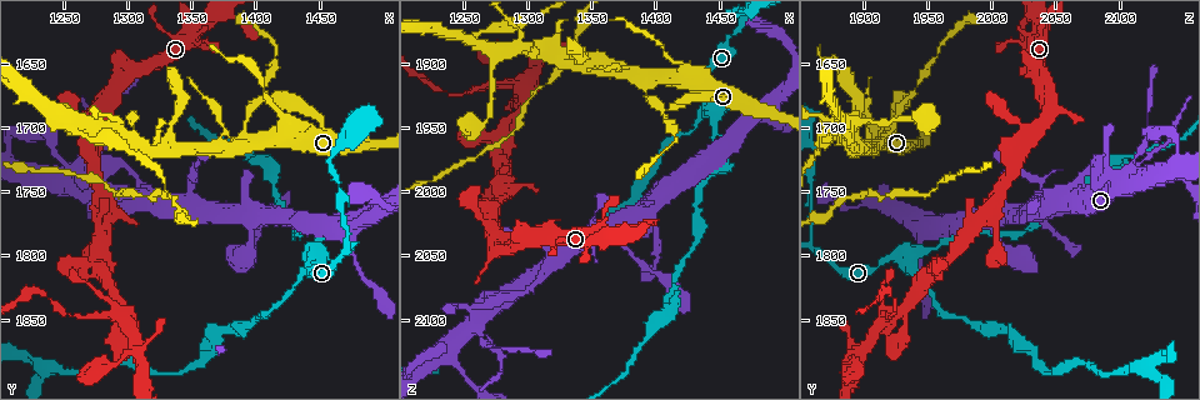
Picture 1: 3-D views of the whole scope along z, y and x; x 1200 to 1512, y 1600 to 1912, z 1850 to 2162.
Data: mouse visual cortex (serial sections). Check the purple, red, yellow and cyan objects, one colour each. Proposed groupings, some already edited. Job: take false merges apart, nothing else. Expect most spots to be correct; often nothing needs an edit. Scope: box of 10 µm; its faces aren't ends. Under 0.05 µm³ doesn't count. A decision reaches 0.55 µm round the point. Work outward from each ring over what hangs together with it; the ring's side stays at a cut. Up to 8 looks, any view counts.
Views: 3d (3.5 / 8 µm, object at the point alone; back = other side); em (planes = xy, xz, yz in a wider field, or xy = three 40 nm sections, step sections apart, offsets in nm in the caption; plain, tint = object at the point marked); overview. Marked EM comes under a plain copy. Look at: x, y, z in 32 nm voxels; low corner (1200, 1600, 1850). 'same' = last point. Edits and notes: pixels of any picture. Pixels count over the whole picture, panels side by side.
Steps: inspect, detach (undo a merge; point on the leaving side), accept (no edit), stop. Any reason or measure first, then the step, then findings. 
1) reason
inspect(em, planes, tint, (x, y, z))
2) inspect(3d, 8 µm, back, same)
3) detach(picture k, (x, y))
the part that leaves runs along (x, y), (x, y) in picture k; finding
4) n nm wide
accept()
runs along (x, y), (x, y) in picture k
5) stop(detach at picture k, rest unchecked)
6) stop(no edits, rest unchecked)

sudden change in width
inspect(3d, 3.5 µm, (1352, 1744, 2040))

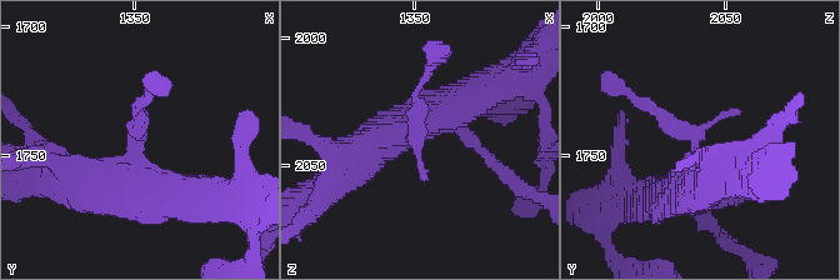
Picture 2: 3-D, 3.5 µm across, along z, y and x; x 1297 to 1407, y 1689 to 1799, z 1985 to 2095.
need the tissue
inspect(em, xy, step 3, tint, (1350, 1743, 2037))

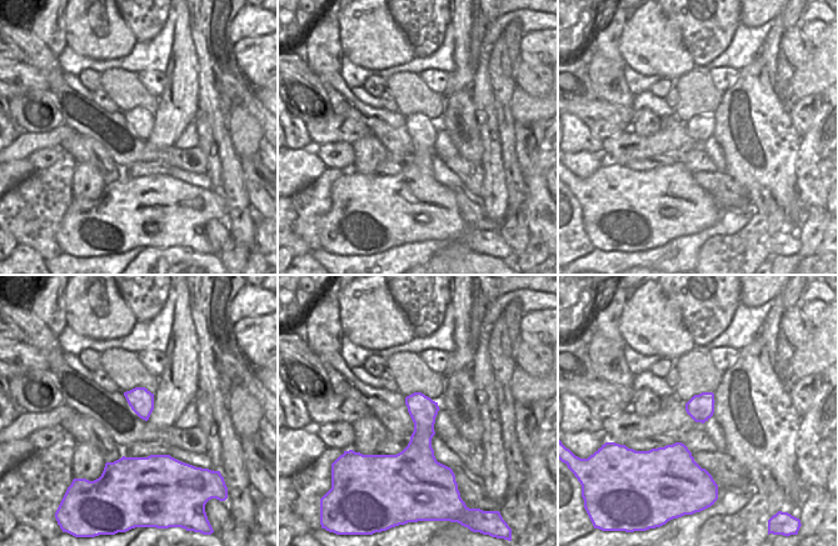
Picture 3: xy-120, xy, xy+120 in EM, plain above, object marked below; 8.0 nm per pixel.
accept()
runs along (708, 184), (689, 130), (630, 95) in picture 2; one cell here

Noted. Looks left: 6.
three-way junction
inspect(3d, 3.5 µm, (1398, 1712, 1910))

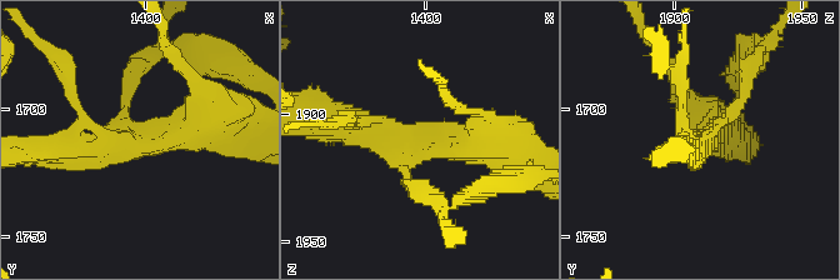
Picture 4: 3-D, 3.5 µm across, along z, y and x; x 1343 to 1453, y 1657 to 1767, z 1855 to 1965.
3 arms; arms of 150, 400, 450 nm
inspect(em, xy, step 1, tint, (1398, 1713, 1911))

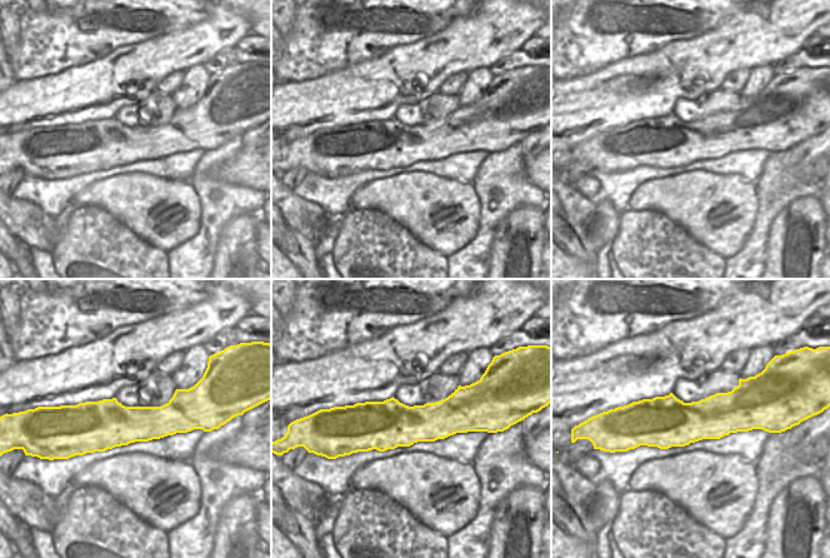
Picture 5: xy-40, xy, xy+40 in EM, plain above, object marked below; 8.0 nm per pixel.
accept()
runs along (218, 120), (160, 143), (61, 150) in picture 4; all the same cell

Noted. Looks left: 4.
sharp bend
inspect(3d, 3.5 µm, (1276, 1700, 1888))

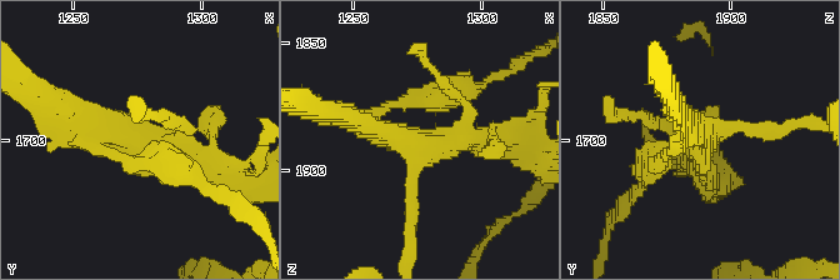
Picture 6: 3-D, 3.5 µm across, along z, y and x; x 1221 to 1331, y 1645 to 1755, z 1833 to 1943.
4 arms; arms of 150, 150, 300, 300 nm; shape alone is not enough
inspect(em, planes, tint, (1278, 1700, 1890))

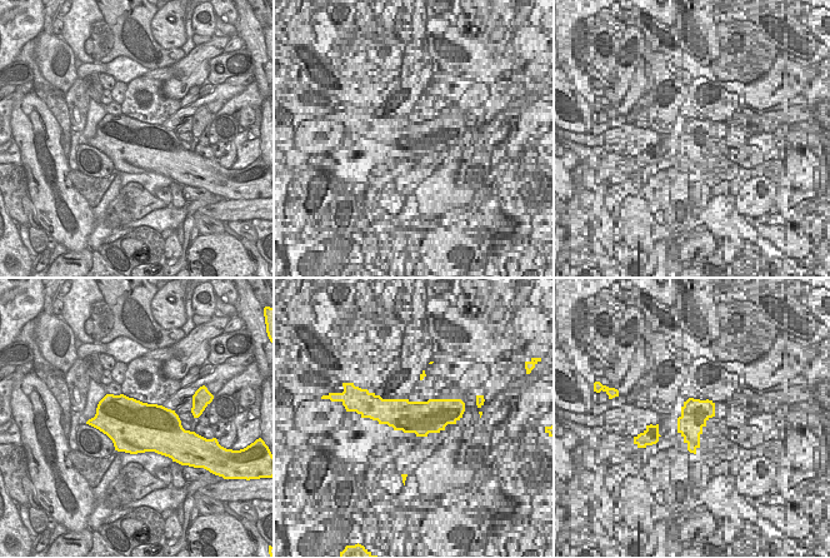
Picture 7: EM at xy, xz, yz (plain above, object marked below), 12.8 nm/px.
accept()
runs along (220, 178), (74, 111) in picture 6; continuous, no second cell

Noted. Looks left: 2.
stop(no edits, rest unchecked)

